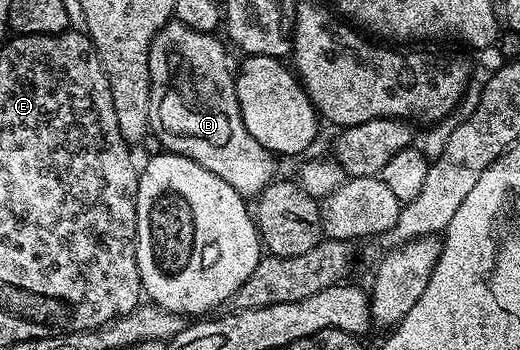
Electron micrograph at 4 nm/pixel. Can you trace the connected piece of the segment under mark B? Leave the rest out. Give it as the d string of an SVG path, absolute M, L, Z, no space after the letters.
M176 22L164 24L155 34L155 38L149 47L149 85L151 86L149 131L157 136L164 151L174 152L180 156L191 158L191 162L199 162L199 166L203 166L203 170L211 170L211 174L215 174L215 178L223 178L223 182L227 182L227 186L231 186L236 192L241 193L242 197L253 198L266 188L268 184L273 183L275 179L275 173L273 173L273 156L249 133L252 131L250 125L245 123L245 117L241 111L241 104L237 100L237 82L234 69L232 67L229 69L229 56L225 53L226 45L224 43L221 45L216 40L217 38L216 35L200 32L199 30L191 30L189 26L183 26Z

